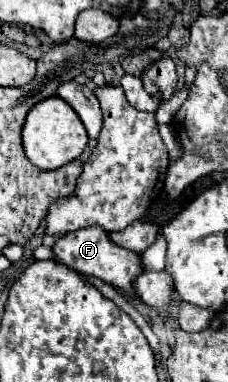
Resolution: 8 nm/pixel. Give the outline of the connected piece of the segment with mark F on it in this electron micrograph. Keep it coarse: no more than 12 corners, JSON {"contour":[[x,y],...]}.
{"contour":[[103,228],[61,236],[57,260],[137,298],[141,254]]}

